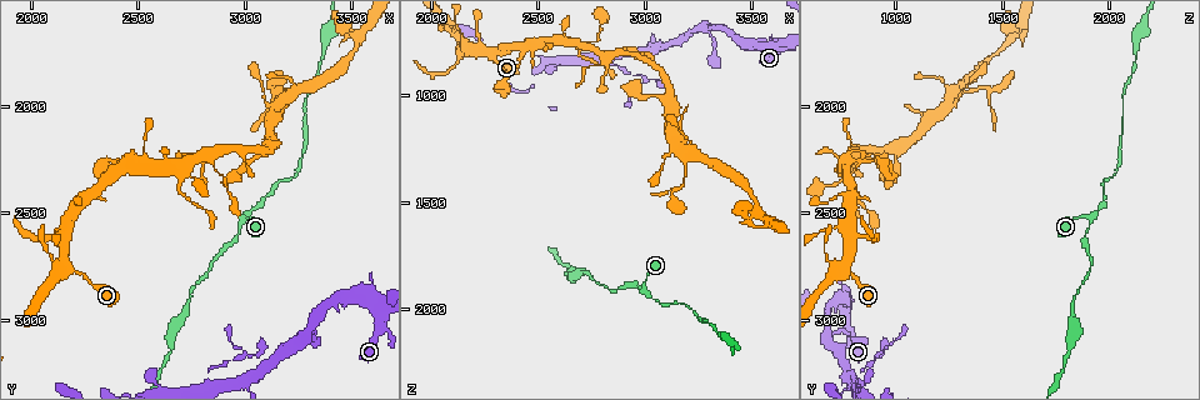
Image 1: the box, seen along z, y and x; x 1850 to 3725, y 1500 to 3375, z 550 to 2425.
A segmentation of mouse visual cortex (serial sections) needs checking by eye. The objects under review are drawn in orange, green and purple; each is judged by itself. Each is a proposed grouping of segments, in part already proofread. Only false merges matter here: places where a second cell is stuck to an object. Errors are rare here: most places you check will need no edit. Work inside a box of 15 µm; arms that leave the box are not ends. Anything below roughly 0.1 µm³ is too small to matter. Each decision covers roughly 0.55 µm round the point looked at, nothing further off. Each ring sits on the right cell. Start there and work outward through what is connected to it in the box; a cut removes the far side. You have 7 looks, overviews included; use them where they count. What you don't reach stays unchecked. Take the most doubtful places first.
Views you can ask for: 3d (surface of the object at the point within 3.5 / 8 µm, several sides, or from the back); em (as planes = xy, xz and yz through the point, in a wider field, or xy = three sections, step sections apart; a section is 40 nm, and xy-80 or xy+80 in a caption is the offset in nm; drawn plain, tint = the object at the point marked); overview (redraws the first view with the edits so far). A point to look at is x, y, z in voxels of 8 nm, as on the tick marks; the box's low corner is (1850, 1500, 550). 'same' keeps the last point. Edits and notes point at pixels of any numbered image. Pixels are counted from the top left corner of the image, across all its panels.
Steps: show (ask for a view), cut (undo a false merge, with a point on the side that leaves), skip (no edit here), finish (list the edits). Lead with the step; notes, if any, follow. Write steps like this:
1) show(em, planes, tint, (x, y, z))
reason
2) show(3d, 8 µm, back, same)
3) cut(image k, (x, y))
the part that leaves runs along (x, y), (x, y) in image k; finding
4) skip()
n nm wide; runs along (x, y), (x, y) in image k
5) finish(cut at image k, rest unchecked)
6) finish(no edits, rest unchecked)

show(3d, 3.5 µm, (2990, 2520, 1900))
branch point

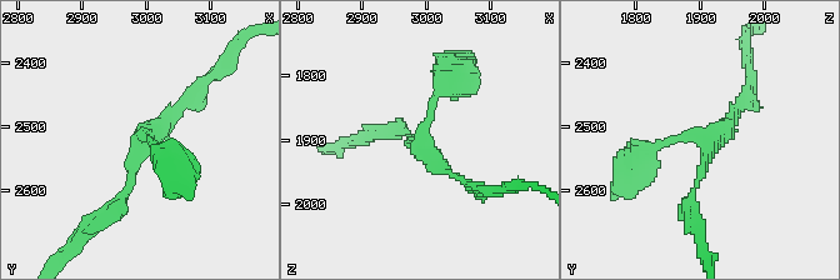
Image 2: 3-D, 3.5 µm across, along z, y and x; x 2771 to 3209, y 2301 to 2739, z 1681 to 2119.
show(em, xy, step 1, tint, (2995, 2515, 1910))
3 arms; arms of 100, 150, 200 nm

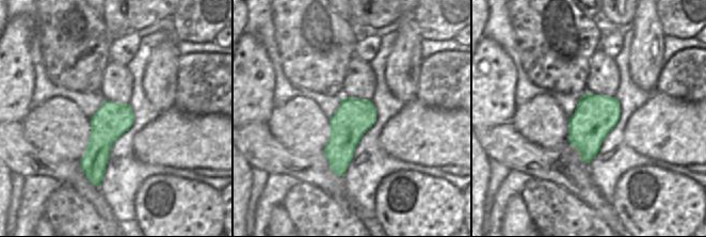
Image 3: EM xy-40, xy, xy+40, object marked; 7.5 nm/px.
skip()
runs along (173, 156), (141, 134), (115, 210) in image 2; continuous, no second cell

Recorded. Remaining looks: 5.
show(3d, 8 µm, back, (2830, 3290, 840))
three-way junction

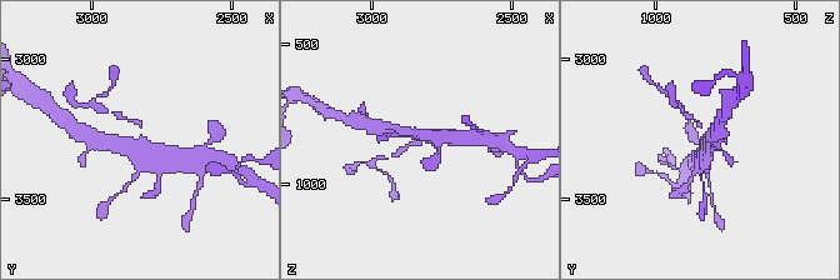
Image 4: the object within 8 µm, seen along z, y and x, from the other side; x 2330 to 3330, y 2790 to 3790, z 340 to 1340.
show(3d, 3.5 µm, (2820, 3300, 830))

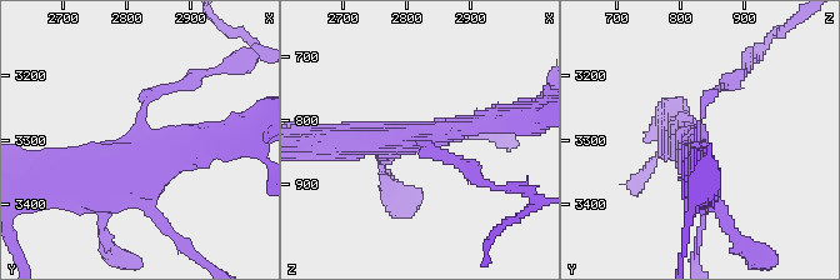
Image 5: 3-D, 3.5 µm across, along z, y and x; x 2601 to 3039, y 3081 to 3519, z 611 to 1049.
show(em, xy, step 5, tint, (2825, 3295, 830))

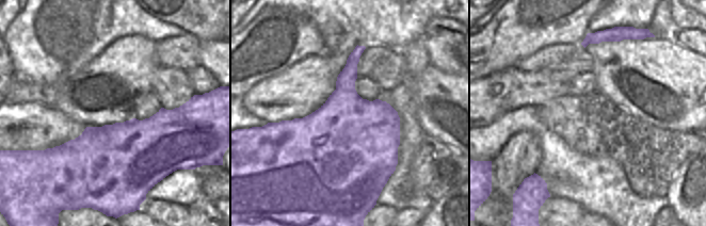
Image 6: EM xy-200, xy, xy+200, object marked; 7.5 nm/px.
cut(image 5, (443, 156))
3 arms; arms of 100, 250, 500 nm; the part that leaves runs along (423, 141), (484, 183), (508, 189) in image 5; a second cell is stuck on

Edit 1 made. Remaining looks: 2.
finish(cut at image 5, rest unchecked)

